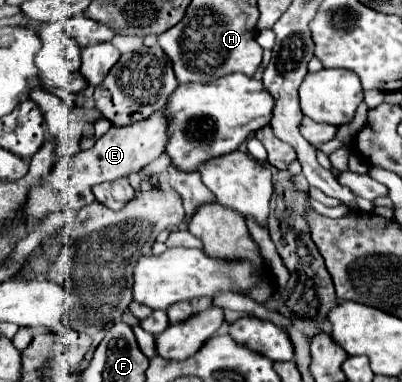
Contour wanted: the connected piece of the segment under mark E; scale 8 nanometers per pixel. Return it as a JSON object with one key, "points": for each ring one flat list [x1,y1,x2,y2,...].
{"points":[[158,111,150,115,144,121,126,125,126,127,110,127,106,135,96,139,94,147,88,151,80,151,72,159,58,159,54,163,54,169,46,177,46,183,40,187,34,187,28,195,24,215,26,217,44,217,54,211,74,211,82,209,84,205,94,201,92,187,104,181,114,181,120,177,128,177,130,173,140,171,150,161,158,159,164,153,166,145,166,119,164,111]]}

